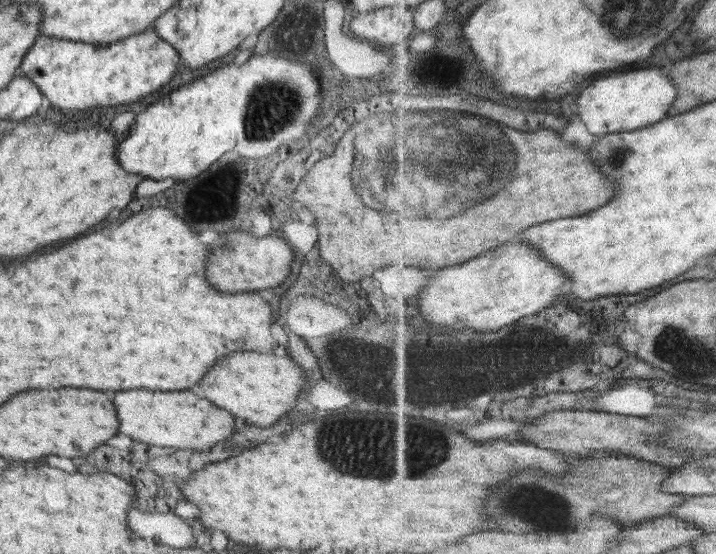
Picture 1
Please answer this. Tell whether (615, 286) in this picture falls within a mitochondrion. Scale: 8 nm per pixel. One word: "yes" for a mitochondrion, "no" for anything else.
no

